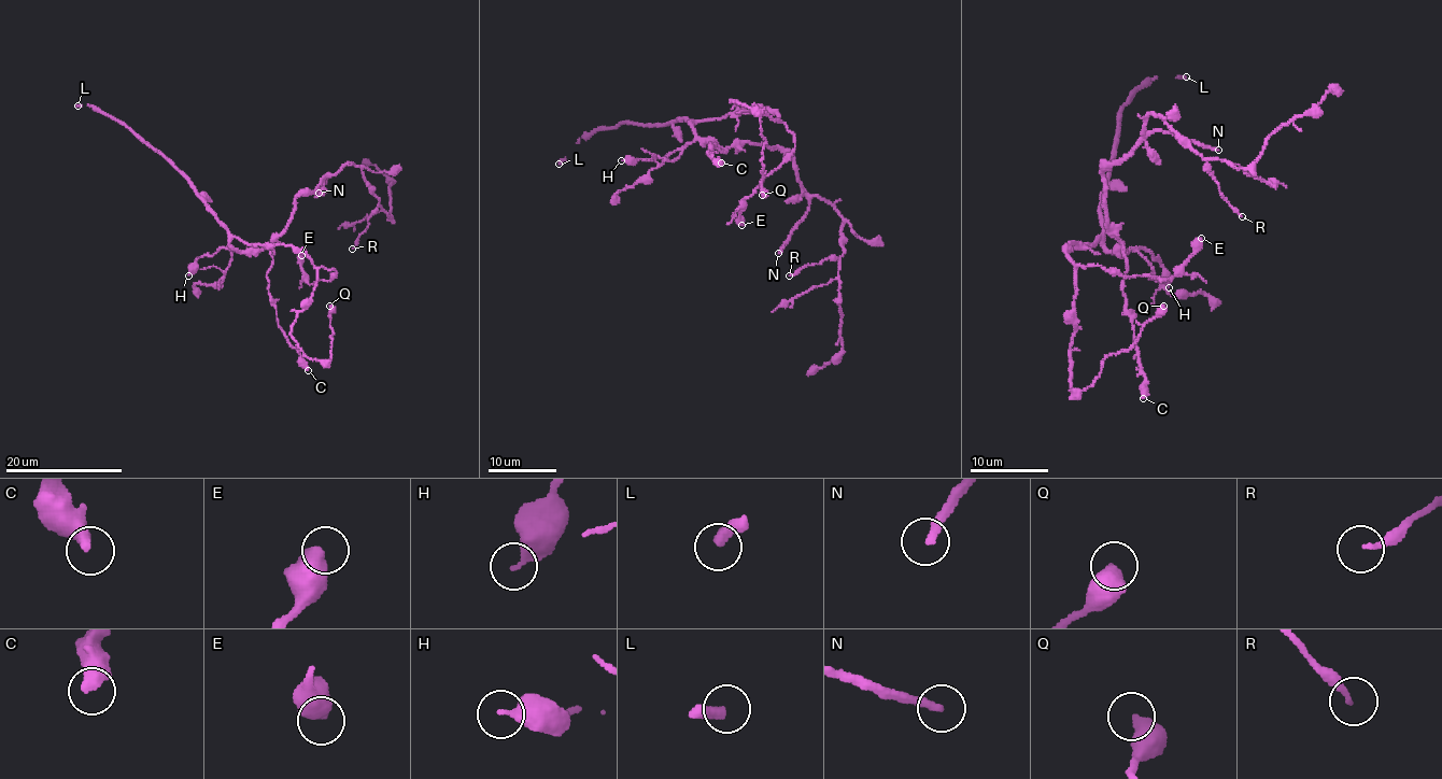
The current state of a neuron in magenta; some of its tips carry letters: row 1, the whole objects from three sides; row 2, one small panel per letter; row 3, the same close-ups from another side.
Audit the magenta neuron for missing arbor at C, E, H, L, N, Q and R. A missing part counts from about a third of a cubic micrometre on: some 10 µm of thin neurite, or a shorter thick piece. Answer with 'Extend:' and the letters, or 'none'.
Extend: L, N

